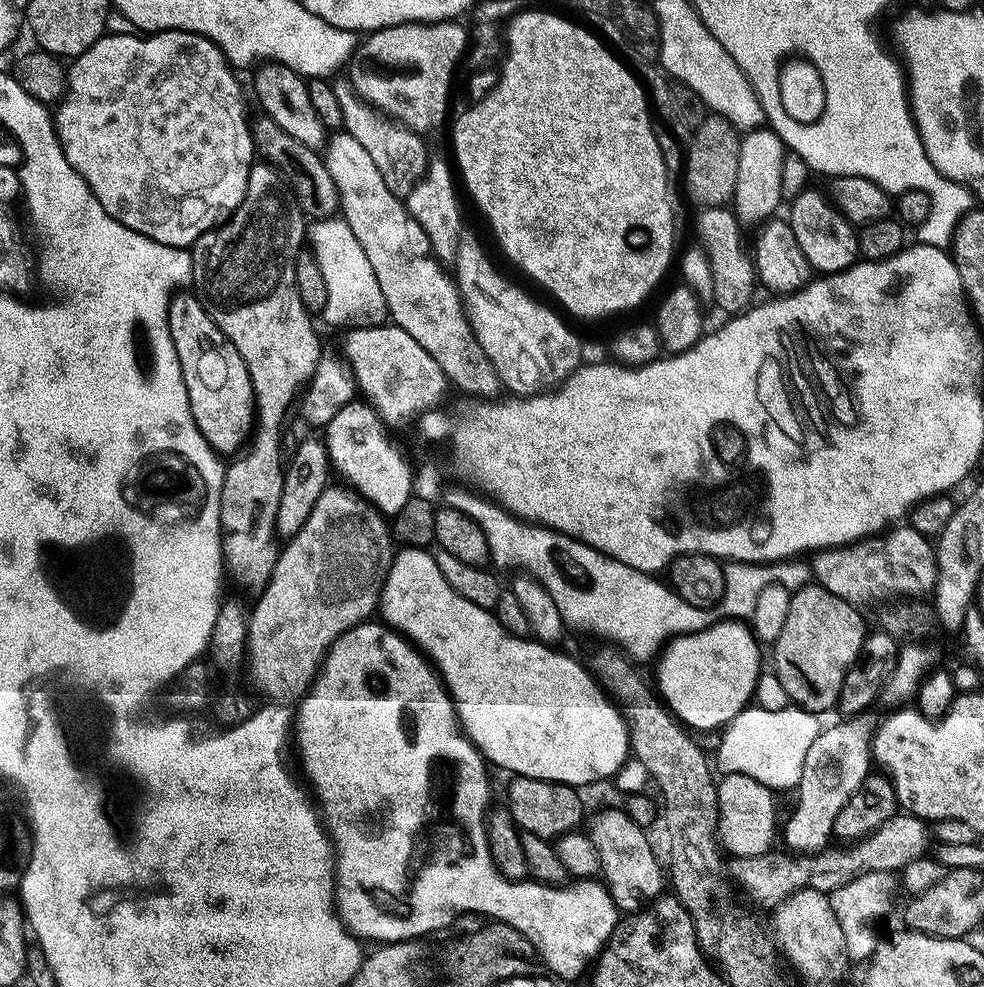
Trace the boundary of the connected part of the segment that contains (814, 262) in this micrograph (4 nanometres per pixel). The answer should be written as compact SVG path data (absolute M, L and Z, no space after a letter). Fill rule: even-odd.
M810 188L791 205L788 221L798 244L802 247L813 271L829 276L848 271L860 258L860 241L857 229L845 218L842 211L824 195Z

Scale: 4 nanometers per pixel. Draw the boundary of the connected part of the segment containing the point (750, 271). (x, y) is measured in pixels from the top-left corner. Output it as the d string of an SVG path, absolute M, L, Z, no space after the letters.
M727 207L704 208L699 214L696 228L704 239L706 257L711 264L714 284L715 307L728 314L743 314L753 307L752 295L758 289L756 265L750 255L750 248L744 245L742 221L735 211Z

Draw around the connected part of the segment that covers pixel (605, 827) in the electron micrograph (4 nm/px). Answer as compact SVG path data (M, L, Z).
M612 808L609 812L598 813L592 820L590 835L602 858L603 879L616 907L624 914L639 914L665 895L666 868L660 865L647 834L624 810L618 812Z

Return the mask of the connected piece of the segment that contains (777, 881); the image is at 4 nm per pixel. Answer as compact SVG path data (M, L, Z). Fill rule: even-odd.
M898 814L865 840L853 843L851 846L832 846L819 855L793 858L788 854L785 854L786 856L769 854L733 859L730 864L730 876L733 881L736 879L740 883L741 890L754 903L776 910L796 892L810 890L833 894L863 875L875 872L903 873L904 868L910 866L910 862L929 855L928 847L931 844L934 844L934 836L925 821L914 815Z

